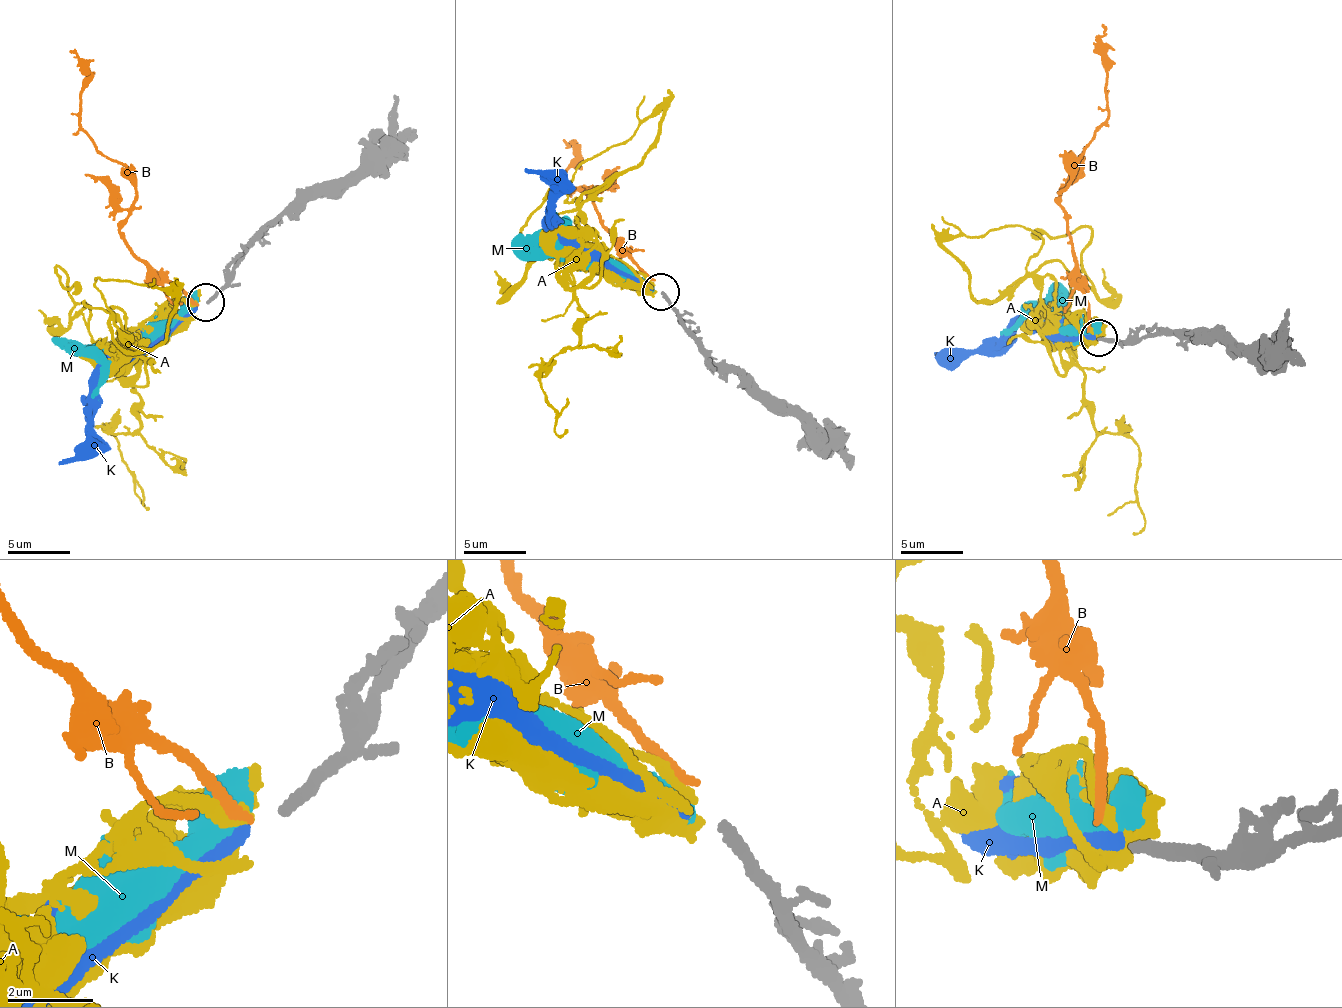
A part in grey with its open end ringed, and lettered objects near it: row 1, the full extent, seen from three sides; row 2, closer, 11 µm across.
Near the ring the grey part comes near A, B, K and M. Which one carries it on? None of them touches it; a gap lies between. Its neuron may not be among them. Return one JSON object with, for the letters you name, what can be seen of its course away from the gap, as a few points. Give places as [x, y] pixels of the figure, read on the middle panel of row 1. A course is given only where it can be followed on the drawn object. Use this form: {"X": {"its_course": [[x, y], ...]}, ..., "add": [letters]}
{"K": {"its_course": [[653, 288], [610, 267], [595, 252], [584, 247], [569, 227], [558, 223], [554, 180], [524, 167]]}, "add": ["K"]}

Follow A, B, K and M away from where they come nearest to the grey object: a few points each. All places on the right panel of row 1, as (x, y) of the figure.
A: (1103, 337), (1061, 350), (1061, 358), (1081, 369), (1092, 427), (1139, 451), (1146, 522), (1132, 536)
B: (1088, 333), (1090, 305), (1068, 239), (1059, 190), (1109, 112), (1101, 23)
K: (1094, 336), (1065, 337), (1052, 329), (1044, 332), (1024, 324), (991, 347), (933, 352)
M: (1097, 333), (1098, 329), (1077, 319), (1051, 324), (1037, 316), (1028, 315), (1004, 340)

